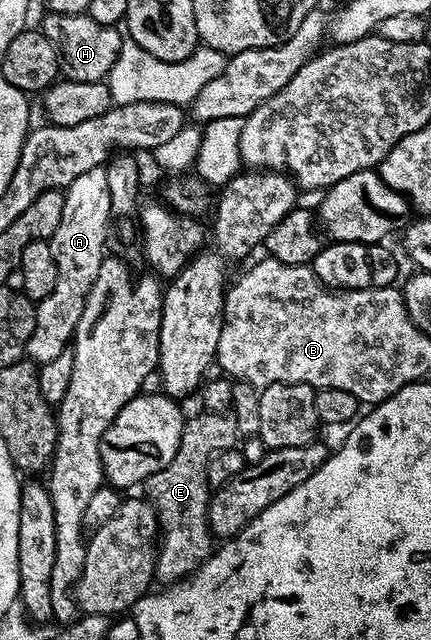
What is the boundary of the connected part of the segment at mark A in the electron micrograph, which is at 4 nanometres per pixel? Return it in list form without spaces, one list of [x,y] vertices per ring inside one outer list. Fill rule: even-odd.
[[[105,166],[91,168],[91,172],[75,176],[72,184],[64,187],[63,216],[59,216],[59,228],[55,228],[51,239],[59,276],[55,279],[55,288],[51,291],[51,296],[36,303],[35,332],[31,332],[31,340],[27,340],[25,349],[26,355],[34,363],[50,362],[55,360],[55,356],[70,349],[73,334],[79,324],[79,316],[83,316],[83,304],[107,256],[105,233],[109,228],[111,230],[113,214],[105,169]]]

